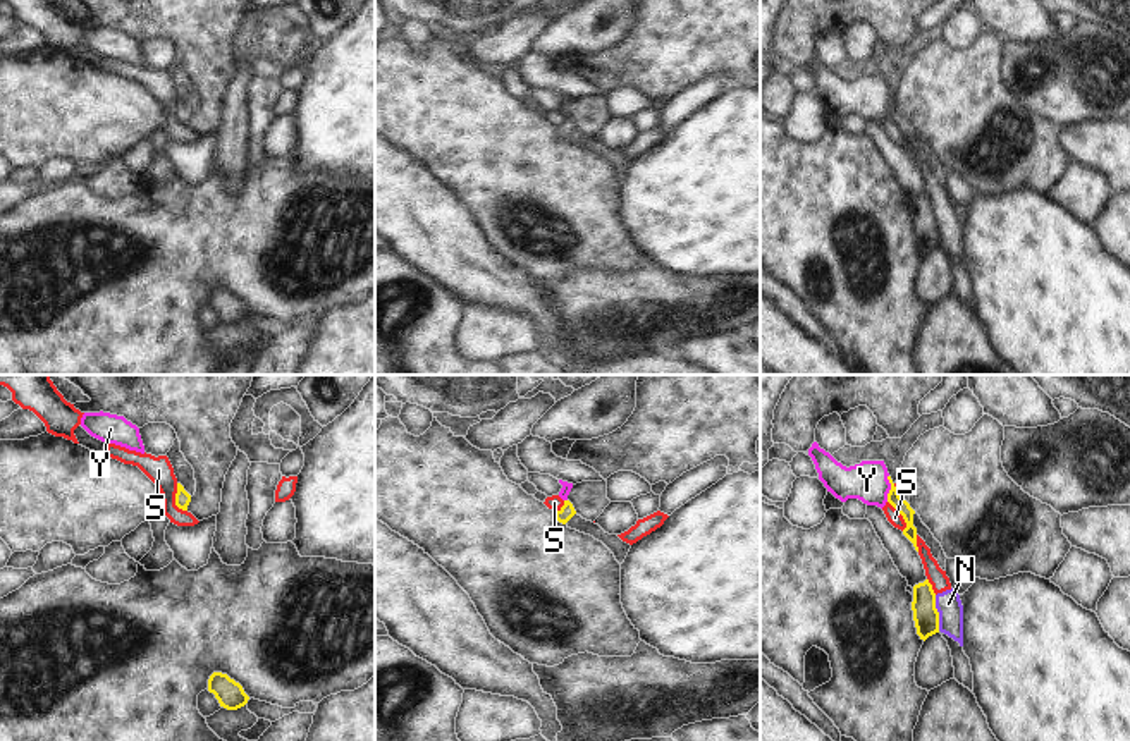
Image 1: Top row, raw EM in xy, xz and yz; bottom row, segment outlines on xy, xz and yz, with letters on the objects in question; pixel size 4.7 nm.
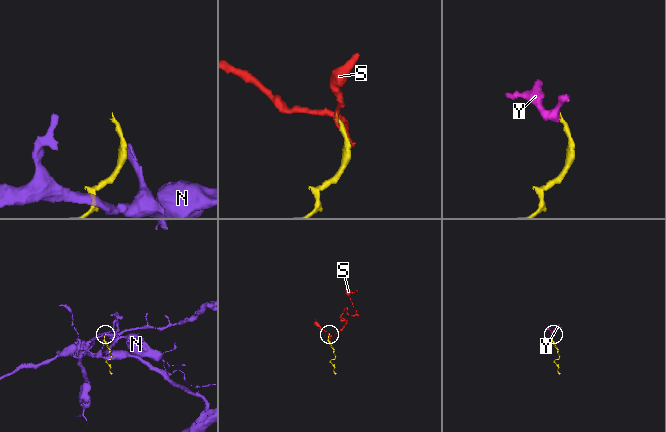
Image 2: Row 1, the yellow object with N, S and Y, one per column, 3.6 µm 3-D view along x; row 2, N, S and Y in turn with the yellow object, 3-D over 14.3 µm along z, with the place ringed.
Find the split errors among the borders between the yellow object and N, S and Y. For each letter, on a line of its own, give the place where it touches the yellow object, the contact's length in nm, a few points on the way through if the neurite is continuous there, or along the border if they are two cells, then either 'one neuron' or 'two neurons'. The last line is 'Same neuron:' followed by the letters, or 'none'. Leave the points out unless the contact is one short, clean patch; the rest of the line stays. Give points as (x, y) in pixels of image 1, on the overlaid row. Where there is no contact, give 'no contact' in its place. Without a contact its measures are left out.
N: meets yellow in yz at (938, 612); contact 170 nm long; border along yz (934, 595), (939, 630); two neurons
S: meets yellow in xy at (176, 499); contact 140 nm long; two neurons
Y: meets yellow in yz at (891, 489); contact 130 nm long; runs through yz (902, 506), (891, 489), (878, 489), (867, 482); one neuron
Same neuron: Y

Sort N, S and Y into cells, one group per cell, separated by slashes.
N S / Y

